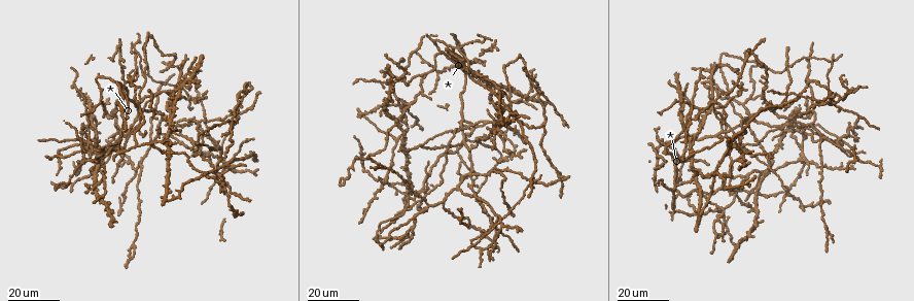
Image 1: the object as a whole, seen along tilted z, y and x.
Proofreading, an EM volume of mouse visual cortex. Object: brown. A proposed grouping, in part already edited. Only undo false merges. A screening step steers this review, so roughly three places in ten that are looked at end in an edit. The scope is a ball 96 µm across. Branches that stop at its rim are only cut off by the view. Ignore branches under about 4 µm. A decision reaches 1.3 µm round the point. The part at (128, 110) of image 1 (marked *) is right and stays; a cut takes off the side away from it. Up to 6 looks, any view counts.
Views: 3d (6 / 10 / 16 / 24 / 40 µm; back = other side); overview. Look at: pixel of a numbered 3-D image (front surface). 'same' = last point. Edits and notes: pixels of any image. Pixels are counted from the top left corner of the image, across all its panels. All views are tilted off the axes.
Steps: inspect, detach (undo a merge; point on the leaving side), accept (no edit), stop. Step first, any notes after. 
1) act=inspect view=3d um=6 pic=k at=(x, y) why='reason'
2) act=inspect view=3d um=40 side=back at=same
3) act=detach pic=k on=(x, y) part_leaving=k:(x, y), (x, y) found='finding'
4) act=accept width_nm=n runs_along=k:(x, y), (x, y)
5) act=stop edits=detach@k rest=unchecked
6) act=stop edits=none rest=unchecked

act=inspect view=3d um=16 pic=1 at=(711, 210) why='calibre changes'

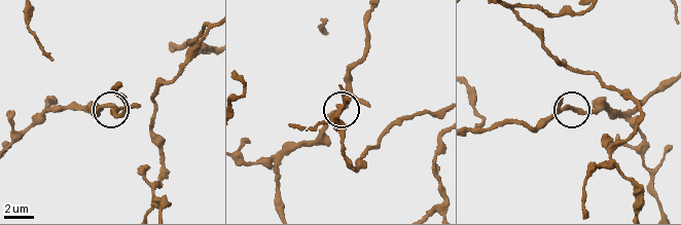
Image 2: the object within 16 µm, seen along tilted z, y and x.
act=inspect view=3d um=6 pic=2 at=(560, 110)

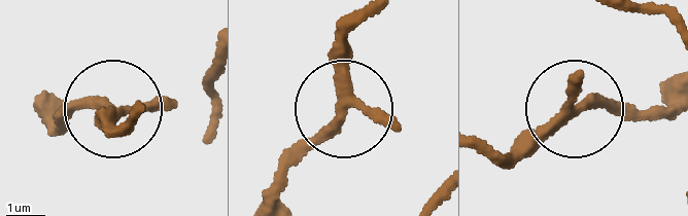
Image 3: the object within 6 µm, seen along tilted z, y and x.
act=accept runs_along=3:(664, 106), (586, 102), (510, 168) found='all the same neuron'

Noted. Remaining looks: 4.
act=inspect view=3d um=16 pic=1 at=(398, 138) why='three-way junction'

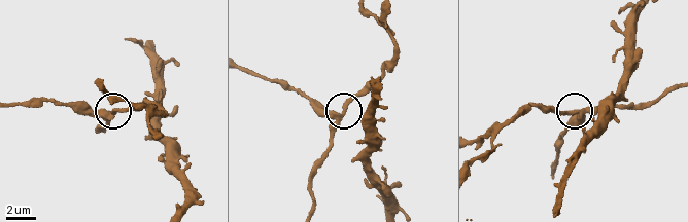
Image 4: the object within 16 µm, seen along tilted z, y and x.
act=inspect view=3d um=10 pic=4 at=(330, 120)

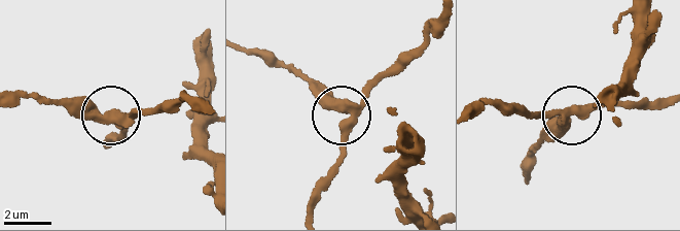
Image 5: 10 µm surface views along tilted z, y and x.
act=detach pic=5 on=(94, 106) side_arm_um=22 part_leaving=5:(123, 119), (16, 97) found='a second neuron is stuck on'

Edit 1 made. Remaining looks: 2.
act=stop edits=detach@5 rest=unchecked

